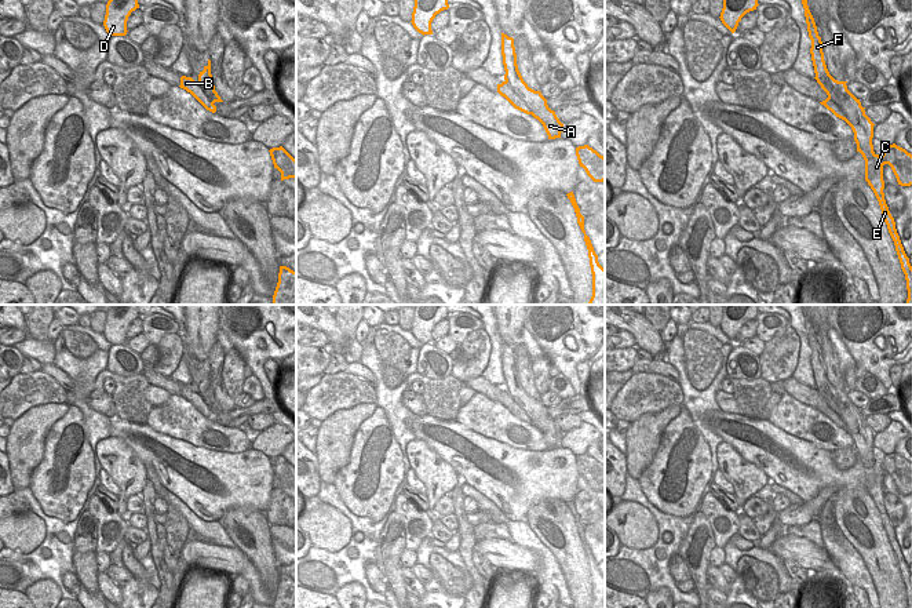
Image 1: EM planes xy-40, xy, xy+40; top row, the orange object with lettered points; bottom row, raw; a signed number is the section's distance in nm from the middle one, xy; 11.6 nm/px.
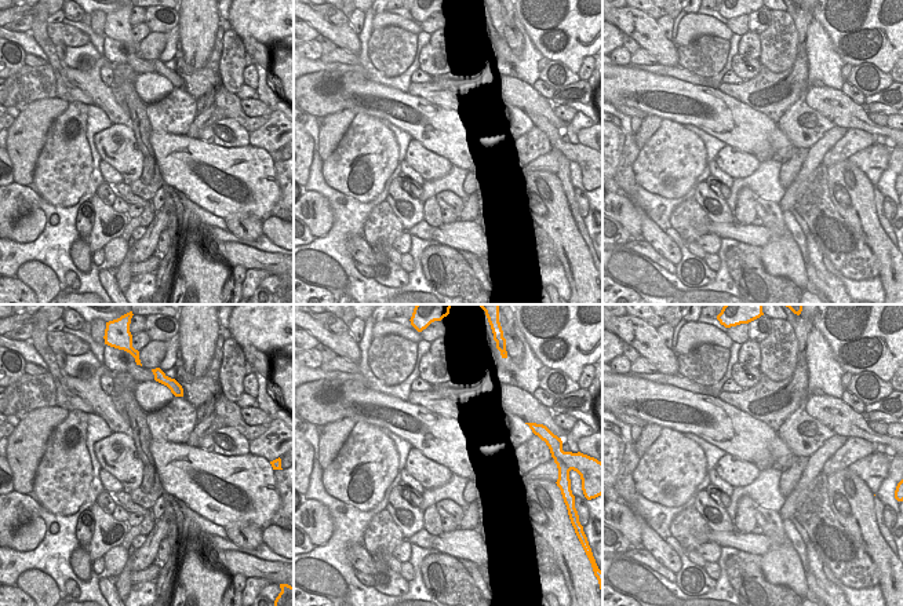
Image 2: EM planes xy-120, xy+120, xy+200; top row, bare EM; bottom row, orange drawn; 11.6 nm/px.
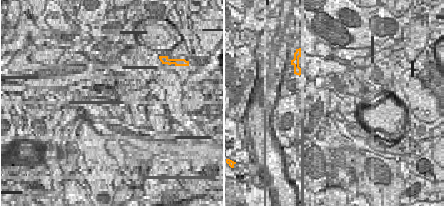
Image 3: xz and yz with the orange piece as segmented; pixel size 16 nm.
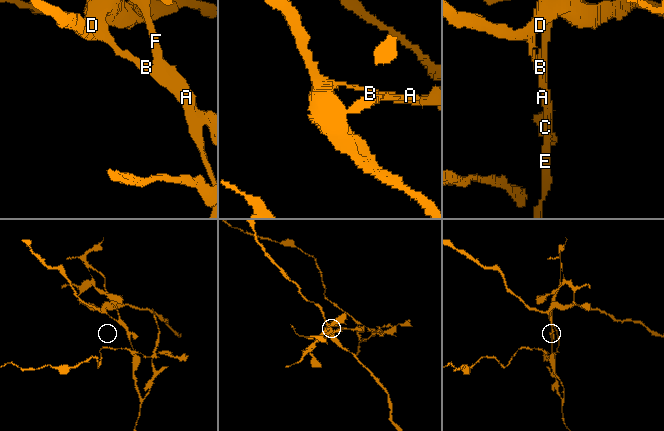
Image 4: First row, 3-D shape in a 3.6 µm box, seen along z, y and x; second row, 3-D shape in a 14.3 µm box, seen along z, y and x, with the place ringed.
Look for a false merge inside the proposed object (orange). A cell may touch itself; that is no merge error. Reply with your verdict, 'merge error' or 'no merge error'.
merge error

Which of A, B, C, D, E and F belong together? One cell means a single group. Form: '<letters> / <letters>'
A C E F / B D

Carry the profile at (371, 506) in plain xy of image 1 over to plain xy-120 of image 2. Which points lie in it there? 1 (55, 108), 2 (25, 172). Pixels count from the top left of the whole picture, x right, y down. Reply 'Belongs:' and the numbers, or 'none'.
Belongs: none

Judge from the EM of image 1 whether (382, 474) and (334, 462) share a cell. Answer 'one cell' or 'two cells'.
two cells

